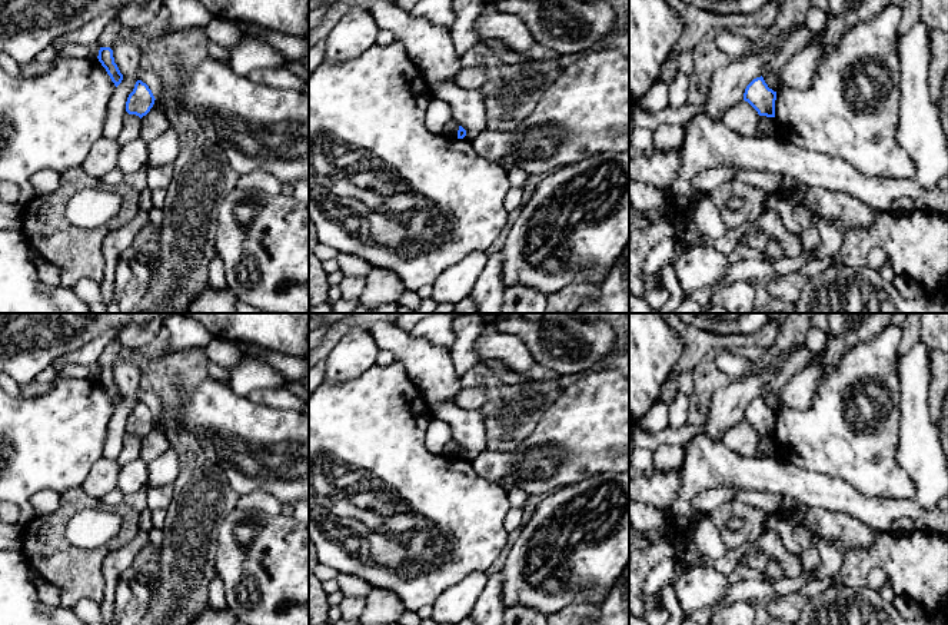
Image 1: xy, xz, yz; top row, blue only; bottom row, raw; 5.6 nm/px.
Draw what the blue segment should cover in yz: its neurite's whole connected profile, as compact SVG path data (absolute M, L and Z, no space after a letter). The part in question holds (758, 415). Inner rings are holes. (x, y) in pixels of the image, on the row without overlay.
M762 396L754 399L746 406L744 420L748 422L759 436L775 438L776 412L768 408Z

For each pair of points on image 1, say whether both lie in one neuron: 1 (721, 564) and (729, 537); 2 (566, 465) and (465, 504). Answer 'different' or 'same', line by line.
1: different
2: different

